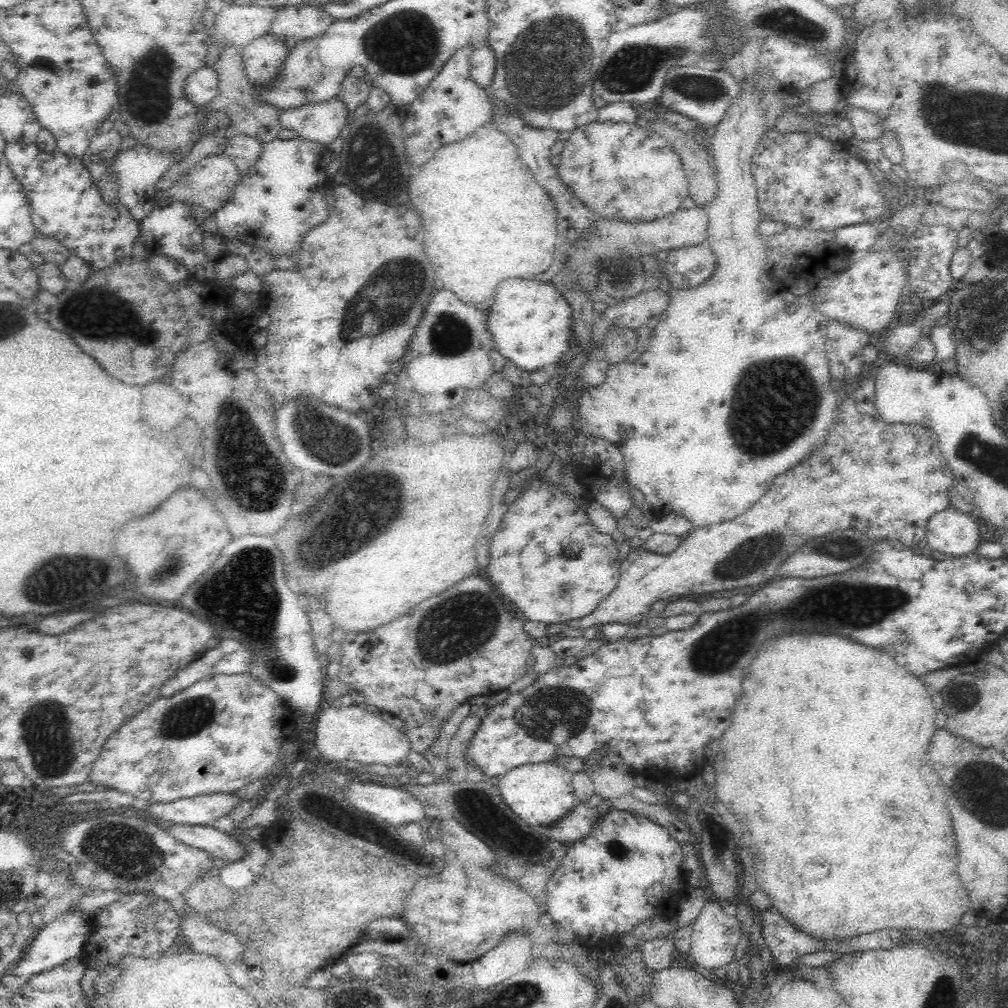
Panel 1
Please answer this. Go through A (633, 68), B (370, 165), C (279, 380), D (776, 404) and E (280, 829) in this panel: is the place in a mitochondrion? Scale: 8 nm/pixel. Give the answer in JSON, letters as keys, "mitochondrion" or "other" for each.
{"A":"mitochondrion","B":"mitochondrion","C":"other","D":"mitochondrion","E":"other"}

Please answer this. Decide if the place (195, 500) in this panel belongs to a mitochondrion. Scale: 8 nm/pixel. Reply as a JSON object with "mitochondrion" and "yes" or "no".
{"mitochondrion":"no"}

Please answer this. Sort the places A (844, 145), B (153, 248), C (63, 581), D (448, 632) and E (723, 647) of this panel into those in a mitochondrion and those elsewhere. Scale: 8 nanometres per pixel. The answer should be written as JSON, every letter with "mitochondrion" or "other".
{"A":"other","B":"other","C":"mitochondrion","D":"mitochondrion","E":"mitochondrion"}

